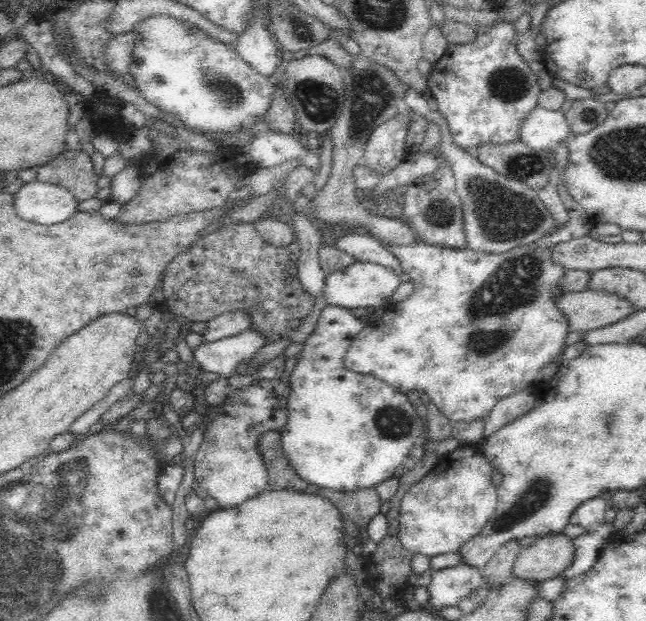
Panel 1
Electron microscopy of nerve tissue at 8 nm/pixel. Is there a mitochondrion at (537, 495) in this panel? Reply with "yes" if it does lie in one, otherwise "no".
yes

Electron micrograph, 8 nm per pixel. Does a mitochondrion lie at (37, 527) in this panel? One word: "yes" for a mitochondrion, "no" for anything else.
yes

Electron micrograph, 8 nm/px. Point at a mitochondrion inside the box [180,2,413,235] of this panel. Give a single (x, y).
(371, 93)

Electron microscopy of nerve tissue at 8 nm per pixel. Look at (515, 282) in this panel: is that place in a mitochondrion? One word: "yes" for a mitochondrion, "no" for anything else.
yes

